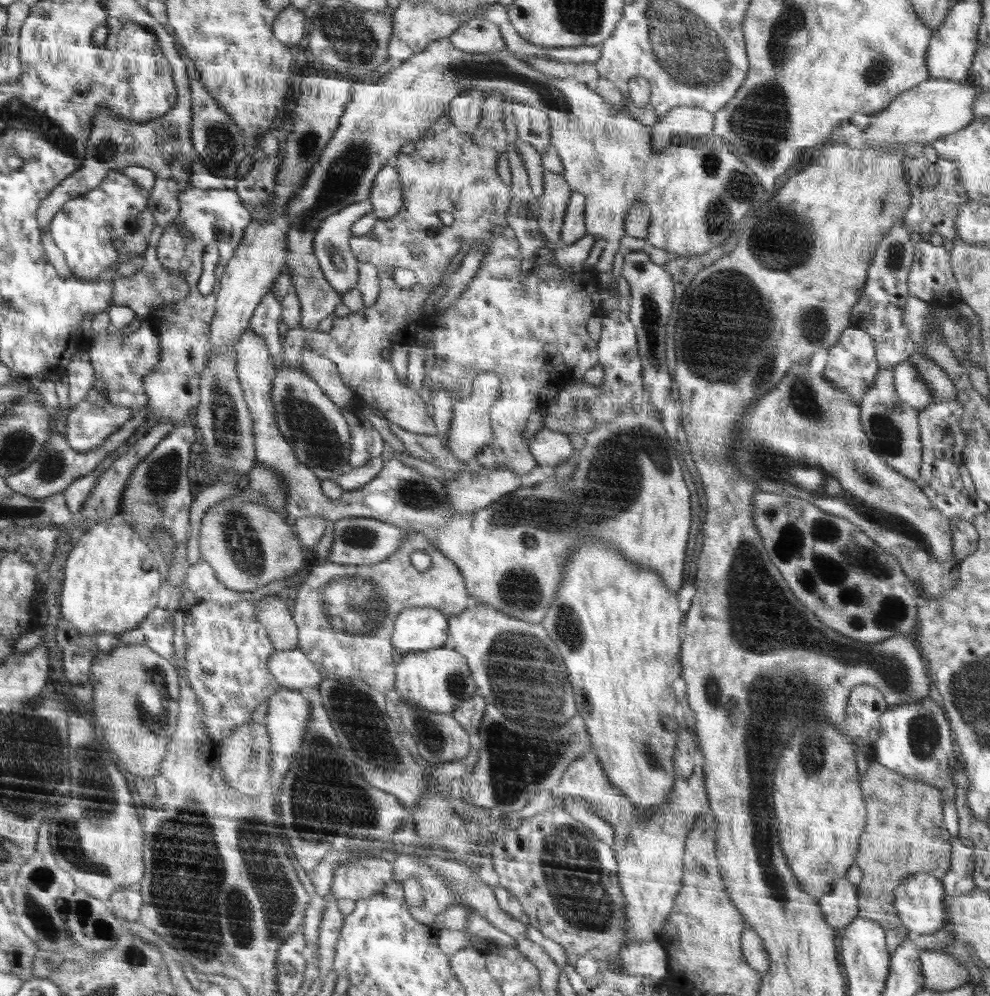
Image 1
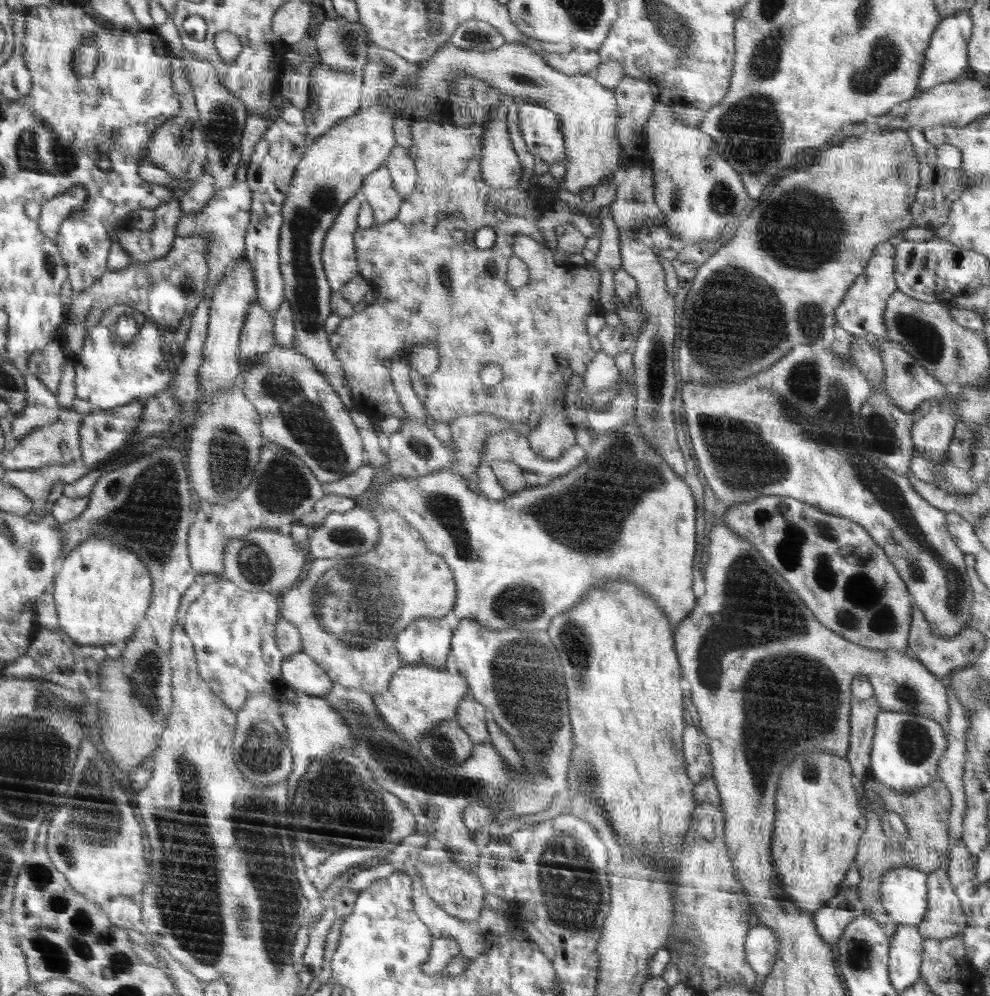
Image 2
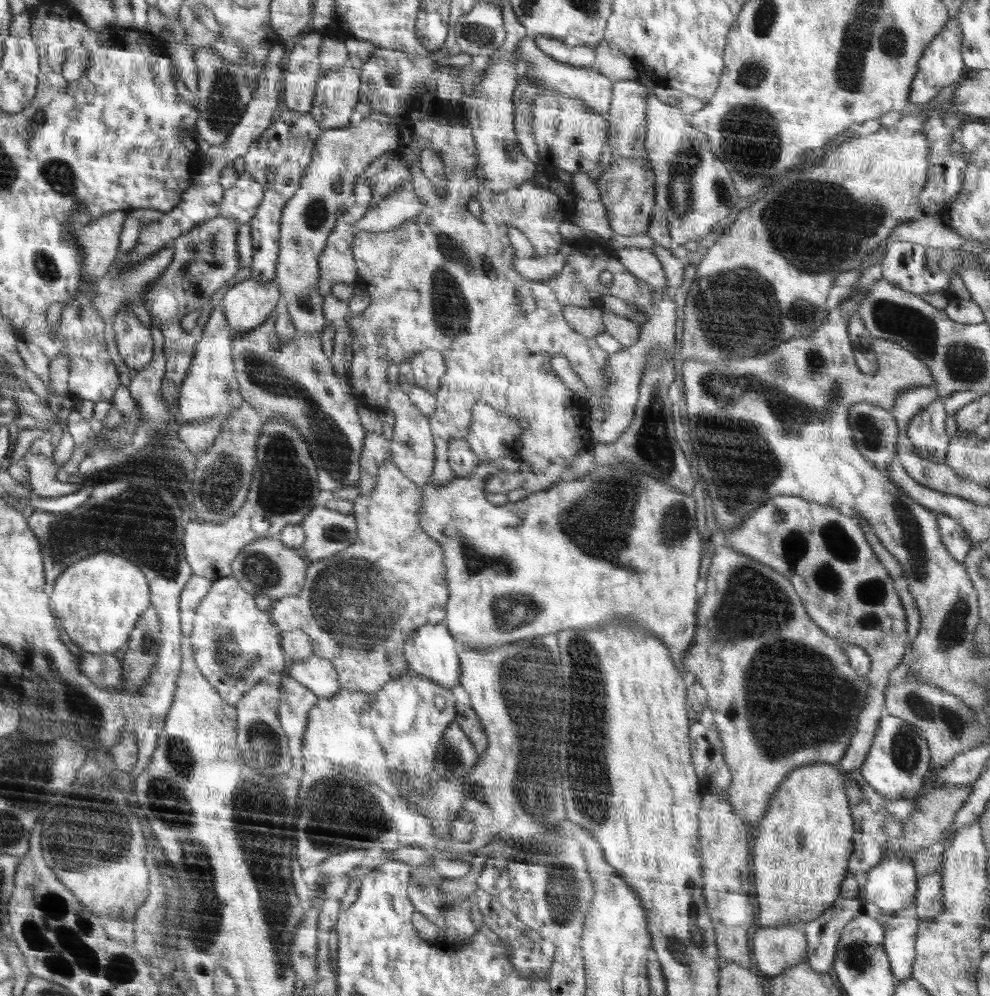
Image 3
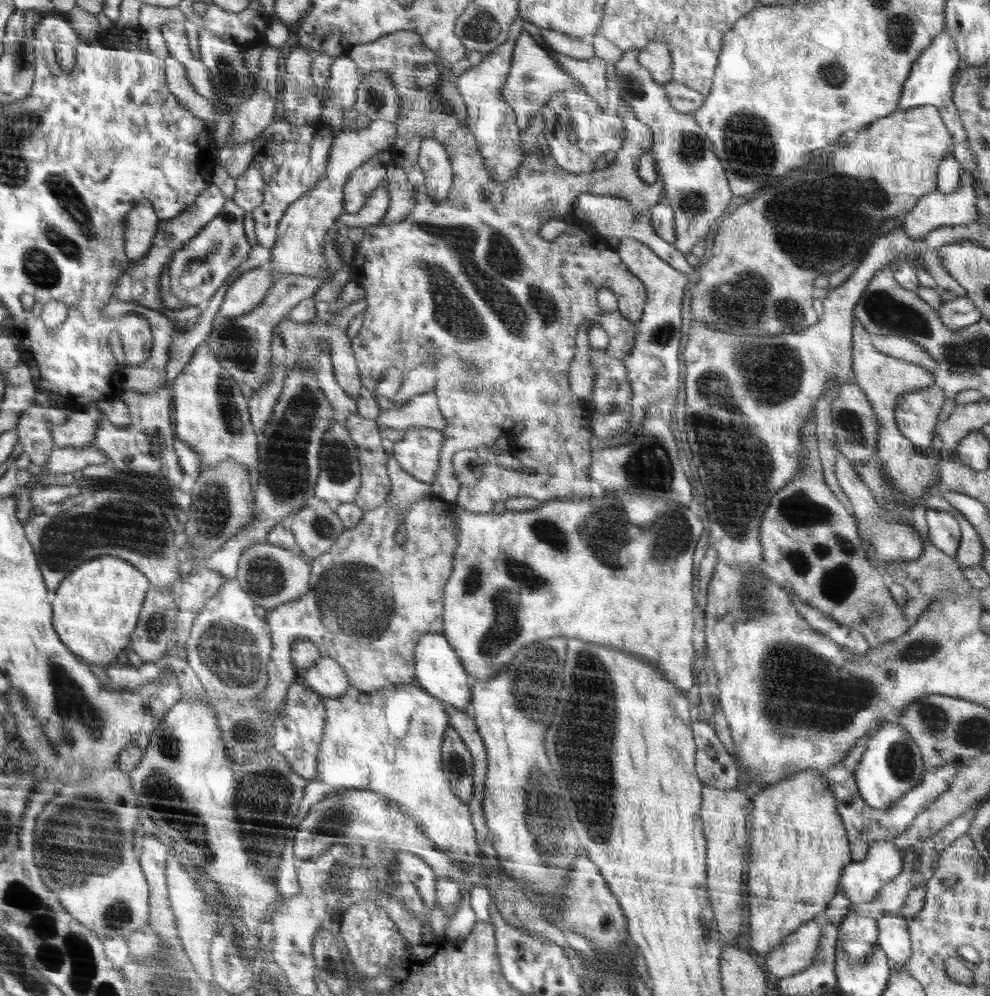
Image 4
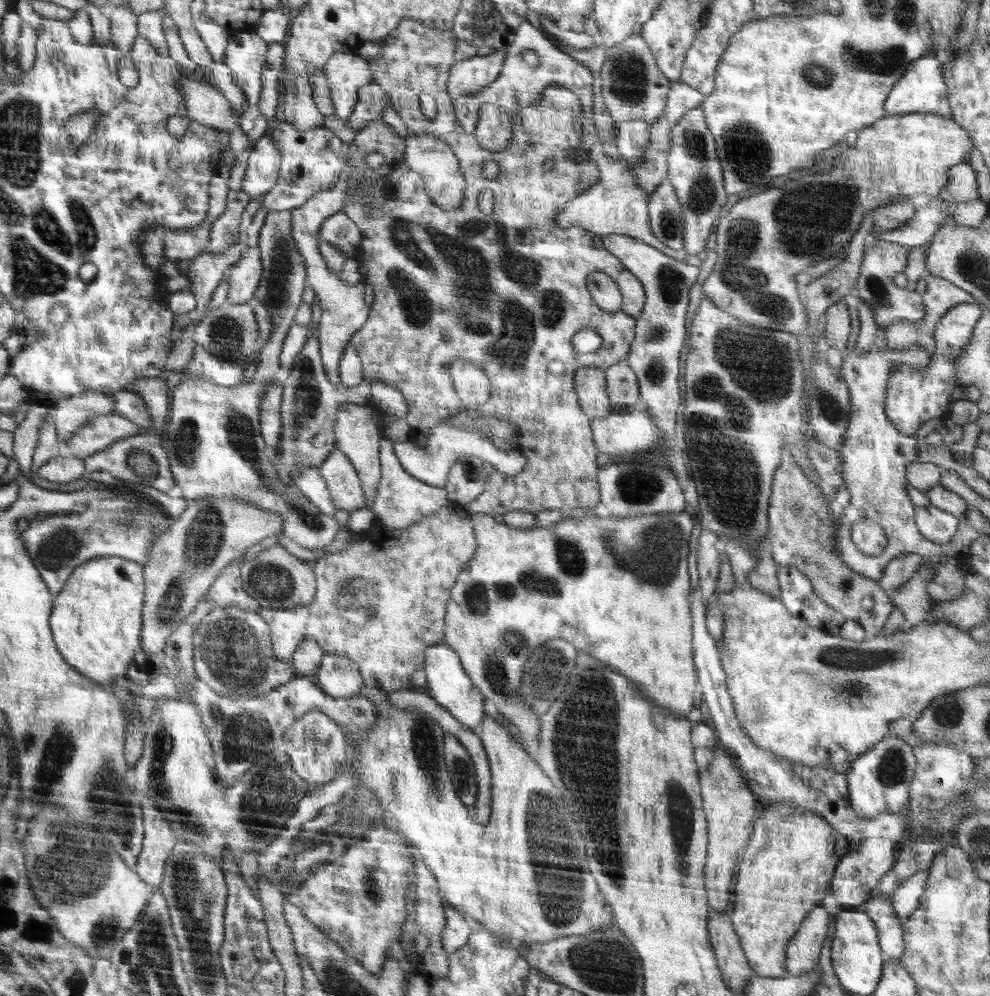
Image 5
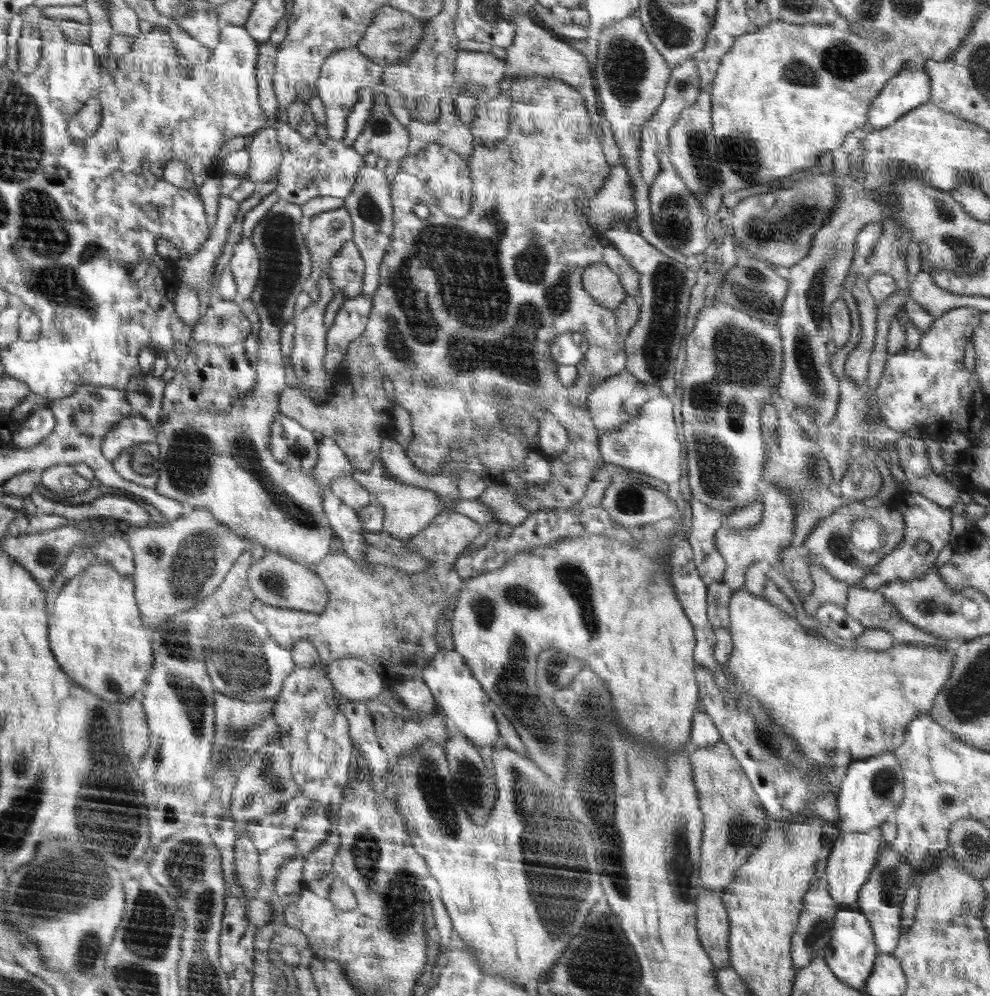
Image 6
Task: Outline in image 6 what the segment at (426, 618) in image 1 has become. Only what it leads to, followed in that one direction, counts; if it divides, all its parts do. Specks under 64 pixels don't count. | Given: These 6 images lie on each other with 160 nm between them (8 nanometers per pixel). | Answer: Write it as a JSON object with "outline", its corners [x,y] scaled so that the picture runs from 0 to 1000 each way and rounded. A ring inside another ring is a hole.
{"outline":[[[461,653],[443,654],[437,659],[432,669],[425,675],[429,688],[435,693],[442,712],[449,717],[462,730],[463,735],[475,741],[480,749],[499,750],[503,743],[503,729],[499,723],[499,715],[495,713],[493,697],[485,684],[471,666],[470,660]]]}

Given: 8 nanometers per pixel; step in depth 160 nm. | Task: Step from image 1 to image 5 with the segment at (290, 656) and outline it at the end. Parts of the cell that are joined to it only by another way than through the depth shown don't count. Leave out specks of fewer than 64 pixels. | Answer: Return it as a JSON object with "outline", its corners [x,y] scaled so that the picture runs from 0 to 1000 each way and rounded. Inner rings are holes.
{"outline":[[[328,658],[316,681],[336,701],[355,701],[370,690],[362,667],[351,659]]]}

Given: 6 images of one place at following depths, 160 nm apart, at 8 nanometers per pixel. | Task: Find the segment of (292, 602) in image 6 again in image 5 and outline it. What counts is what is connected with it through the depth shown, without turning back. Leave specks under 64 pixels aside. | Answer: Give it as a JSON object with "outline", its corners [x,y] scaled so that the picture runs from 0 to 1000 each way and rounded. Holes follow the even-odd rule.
{"outline":[[[285,548],[267,550],[263,555],[254,554],[243,567],[243,582],[246,591],[254,599],[258,599],[265,611],[297,611],[311,608],[319,600],[320,584],[310,564],[295,558]]]}

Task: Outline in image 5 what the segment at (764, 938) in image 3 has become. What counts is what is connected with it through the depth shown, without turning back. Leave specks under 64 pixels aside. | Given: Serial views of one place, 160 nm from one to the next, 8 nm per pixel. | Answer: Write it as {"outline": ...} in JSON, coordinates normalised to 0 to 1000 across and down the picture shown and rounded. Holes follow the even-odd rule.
{"outline":[[[830,910],[822,912],[802,941],[794,948],[794,977],[810,980],[818,977],[827,966],[830,951],[836,940],[836,916]]]}

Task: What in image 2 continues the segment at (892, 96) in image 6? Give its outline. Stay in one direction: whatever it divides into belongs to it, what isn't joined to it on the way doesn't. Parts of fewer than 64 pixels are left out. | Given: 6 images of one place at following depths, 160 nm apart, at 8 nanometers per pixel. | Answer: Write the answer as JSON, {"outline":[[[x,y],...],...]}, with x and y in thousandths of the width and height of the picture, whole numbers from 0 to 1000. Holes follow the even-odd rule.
{"outline":[[[979,11],[965,13],[962,17],[952,19],[941,35],[939,44],[934,52],[931,74],[927,80],[927,92],[934,92],[939,88],[961,81],[968,81],[976,76],[978,68],[977,42],[983,29],[982,17]]]}

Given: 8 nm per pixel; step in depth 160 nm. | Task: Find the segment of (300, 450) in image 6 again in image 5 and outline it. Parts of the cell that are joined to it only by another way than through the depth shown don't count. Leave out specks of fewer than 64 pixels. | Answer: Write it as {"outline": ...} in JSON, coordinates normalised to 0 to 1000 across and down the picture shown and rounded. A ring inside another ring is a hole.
{"outline":[[[309,469],[305,471],[300,477],[297,477],[297,488],[303,491],[309,499],[318,507],[324,514],[329,515],[331,518],[338,518],[338,510],[333,495],[327,482],[322,475],[322,469]]]}

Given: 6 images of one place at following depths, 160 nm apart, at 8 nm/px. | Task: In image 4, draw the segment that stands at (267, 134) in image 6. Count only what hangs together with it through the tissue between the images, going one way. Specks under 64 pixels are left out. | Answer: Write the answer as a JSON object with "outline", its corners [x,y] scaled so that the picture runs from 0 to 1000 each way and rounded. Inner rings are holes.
{"outline":[[[255,162],[248,173],[237,180],[237,194],[234,201],[247,212],[257,212],[267,203],[267,193],[271,185],[267,181],[264,167]]]}

